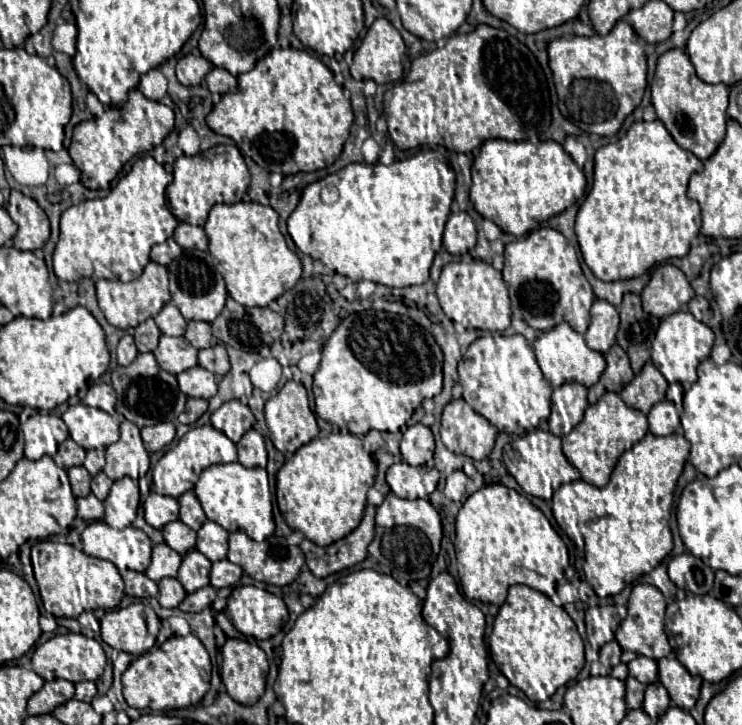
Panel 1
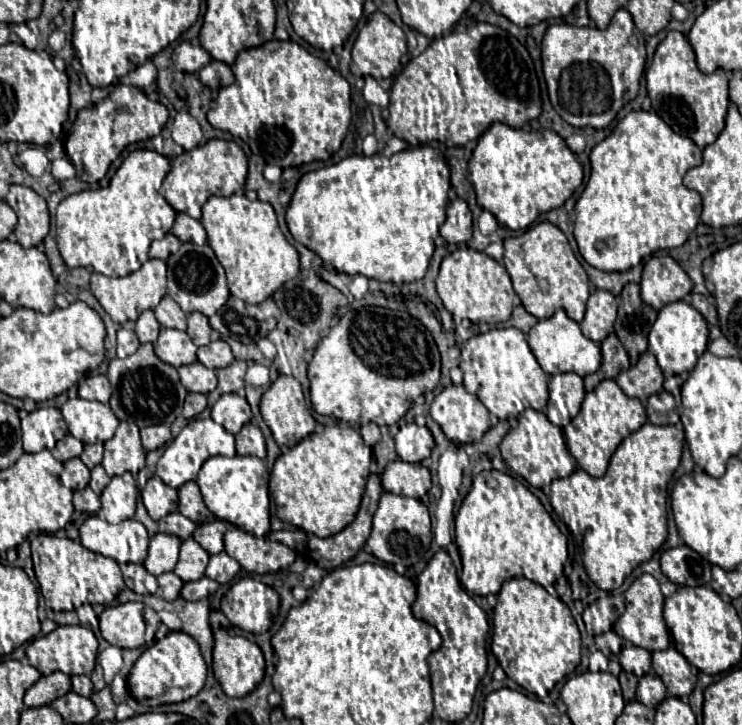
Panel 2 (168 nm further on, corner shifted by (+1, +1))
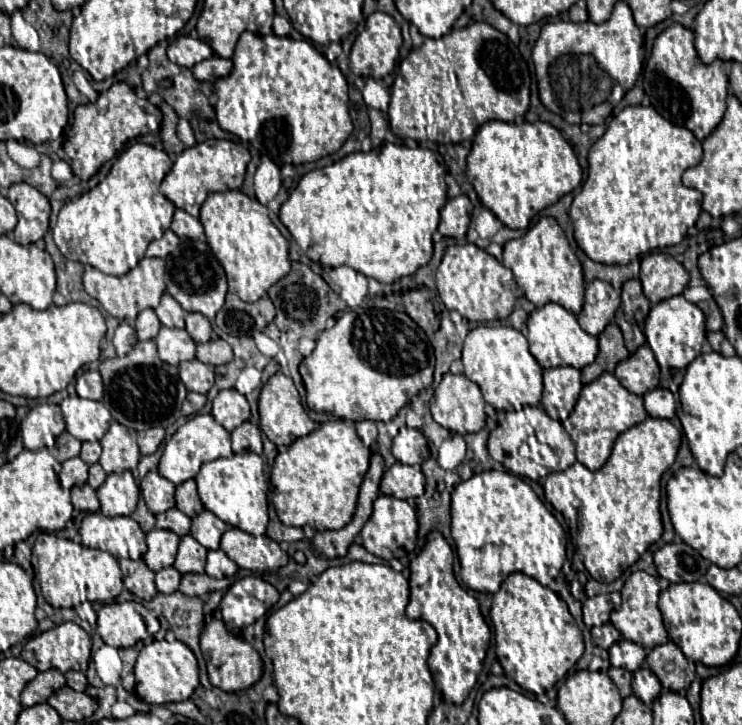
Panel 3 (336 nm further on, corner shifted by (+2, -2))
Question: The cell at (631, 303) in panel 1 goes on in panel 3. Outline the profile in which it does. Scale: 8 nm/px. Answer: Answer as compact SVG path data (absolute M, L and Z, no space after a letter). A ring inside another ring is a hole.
M628 280L622 286L622 310L618 310L616 314L616 324L624 334L624 342L630 354L634 354L646 342L642 330L648 312L650 312L650 302L642 292L640 280Z

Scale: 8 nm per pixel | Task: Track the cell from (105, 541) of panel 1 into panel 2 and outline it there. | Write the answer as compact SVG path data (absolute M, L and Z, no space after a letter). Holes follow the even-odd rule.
M91 515L81 525L81 543L95 553L123 563L143 563L147 557L149 535L137 519L107 523L101 515Z

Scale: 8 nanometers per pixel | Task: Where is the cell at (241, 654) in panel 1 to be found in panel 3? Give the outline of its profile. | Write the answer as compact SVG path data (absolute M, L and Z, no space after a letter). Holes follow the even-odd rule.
M212 620L206 624L206 630L202 630L202 654L206 660L210 682L224 690L224 692L238 692L244 688L250 688L256 684L262 676L262 660L260 654L242 638L230 634L222 620Z

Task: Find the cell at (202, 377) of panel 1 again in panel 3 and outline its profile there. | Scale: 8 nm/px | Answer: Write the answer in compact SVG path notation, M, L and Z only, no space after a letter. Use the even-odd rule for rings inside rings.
M190 360L190 362L182 362L178 366L178 370L180 370L180 380L184 382L184 386L190 392L206 394L214 386L214 368L212 366L206 366L198 360Z

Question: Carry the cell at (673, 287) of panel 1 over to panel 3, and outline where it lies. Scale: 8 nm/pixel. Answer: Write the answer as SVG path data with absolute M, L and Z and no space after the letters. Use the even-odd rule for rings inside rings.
M652 252L642 258L640 282L650 304L658 304L666 298L678 296L688 286L690 274L670 254Z

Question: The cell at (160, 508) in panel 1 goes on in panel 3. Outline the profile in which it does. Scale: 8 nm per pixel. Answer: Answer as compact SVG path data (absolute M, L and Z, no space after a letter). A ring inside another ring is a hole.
M152 470L148 472L142 482L140 482L140 490L142 490L142 496L146 500L146 506L152 514L164 514L166 510L174 508L174 490L176 486L162 478L158 474L158 470Z

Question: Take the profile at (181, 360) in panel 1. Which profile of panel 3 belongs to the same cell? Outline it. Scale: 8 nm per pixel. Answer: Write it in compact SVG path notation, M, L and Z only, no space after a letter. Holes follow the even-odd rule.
M162 326L156 338L156 346L162 362L172 366L178 366L184 360L194 360L196 354L194 340L188 336L186 330L178 330L178 328Z

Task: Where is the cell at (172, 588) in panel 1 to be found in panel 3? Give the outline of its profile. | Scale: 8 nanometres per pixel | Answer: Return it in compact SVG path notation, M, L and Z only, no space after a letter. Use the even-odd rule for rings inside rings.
M172 566L158 570L156 572L156 588L158 588L158 592L162 592L162 594L176 592L178 586L180 586L180 578L182 578L182 574L178 574L178 570L174 570Z

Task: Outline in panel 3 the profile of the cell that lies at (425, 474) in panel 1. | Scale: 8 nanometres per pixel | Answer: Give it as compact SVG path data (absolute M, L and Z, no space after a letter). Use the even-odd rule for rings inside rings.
M396 462L388 468L380 482L380 492L400 498L400 500L414 500L424 494L426 476L422 474L420 466L406 466Z

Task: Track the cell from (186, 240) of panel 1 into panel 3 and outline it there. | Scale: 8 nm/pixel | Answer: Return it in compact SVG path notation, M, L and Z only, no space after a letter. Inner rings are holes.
M176 210L170 230L180 236L180 238L190 238L190 240L198 240L204 234L204 228L200 224L198 218L192 218L190 214L186 214L184 210Z

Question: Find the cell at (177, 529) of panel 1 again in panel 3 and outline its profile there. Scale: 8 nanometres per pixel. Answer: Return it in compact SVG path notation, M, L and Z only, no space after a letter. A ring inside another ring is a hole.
M170 508L166 514L156 516L156 528L172 530L172 532L184 536L190 532L190 518L186 514L182 514L178 508Z

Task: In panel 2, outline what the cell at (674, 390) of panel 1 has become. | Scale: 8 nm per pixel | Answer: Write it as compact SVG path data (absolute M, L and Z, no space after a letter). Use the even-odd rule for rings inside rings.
M677 375L666 378L663 384L664 390L671 393L676 402L681 402L681 386L682 380Z

